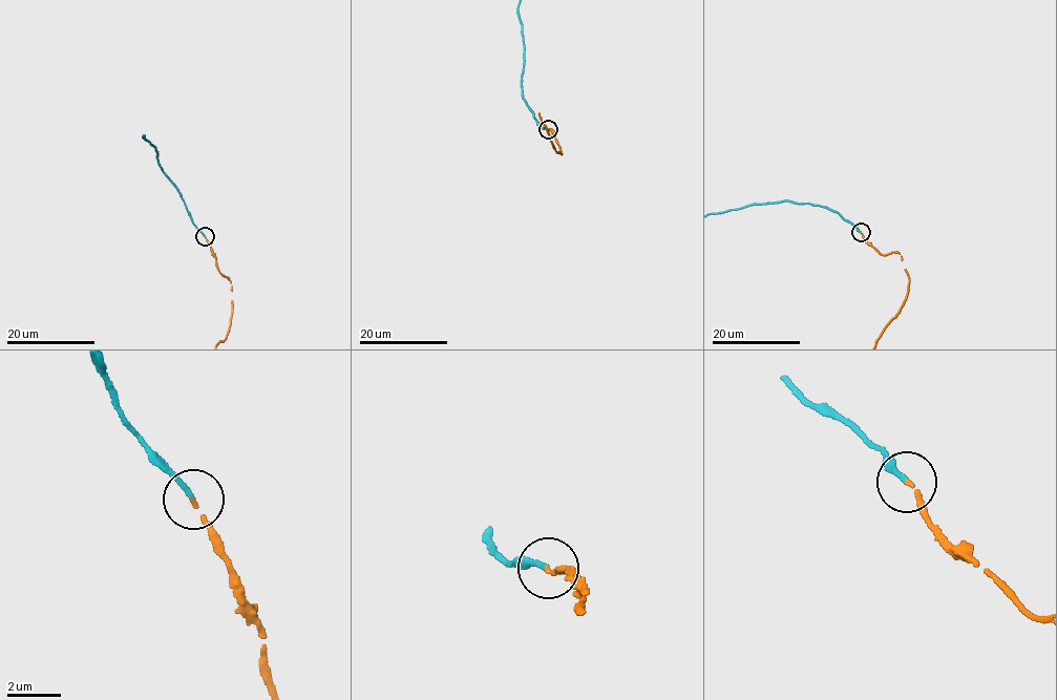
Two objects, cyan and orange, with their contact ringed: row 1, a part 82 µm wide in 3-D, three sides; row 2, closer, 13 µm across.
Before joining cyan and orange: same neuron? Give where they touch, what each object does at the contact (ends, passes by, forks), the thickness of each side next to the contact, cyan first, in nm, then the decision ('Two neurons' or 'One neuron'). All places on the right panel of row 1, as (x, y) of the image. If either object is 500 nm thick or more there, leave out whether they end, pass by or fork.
Place: (861, 232). At the ring cyan ends. At the ring orange ends. Thickness 190 nm (cyan) against 140 nm. One neuron

